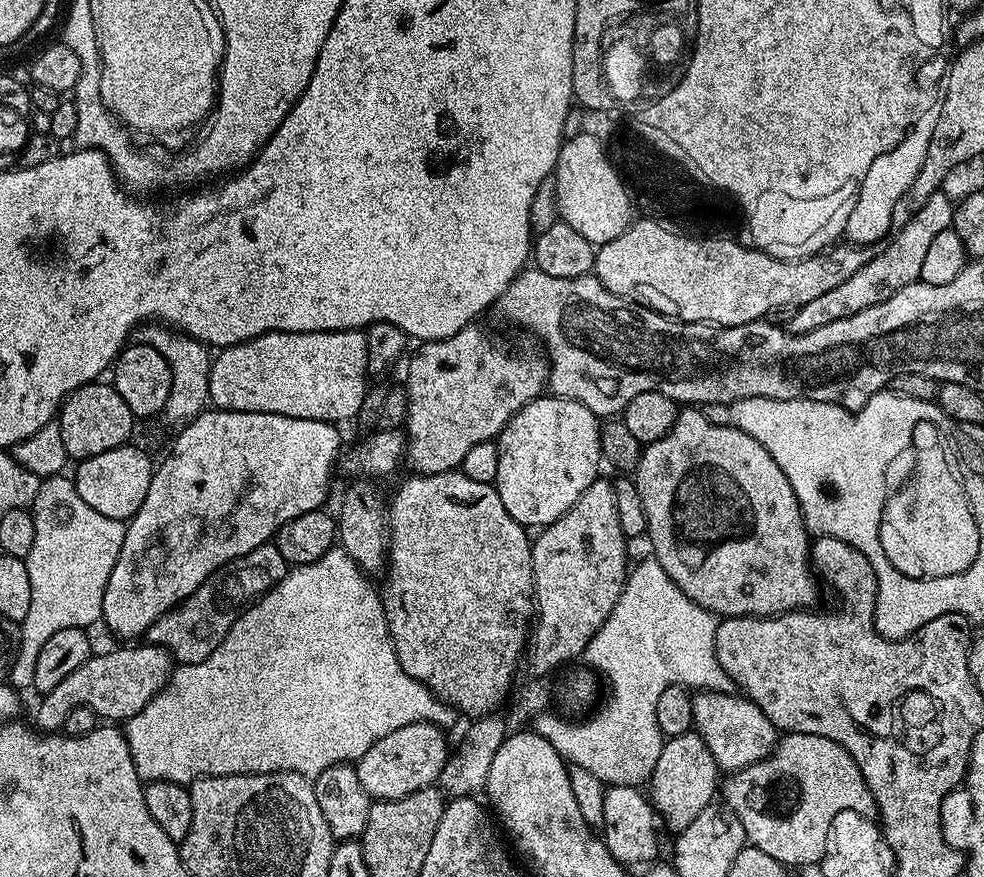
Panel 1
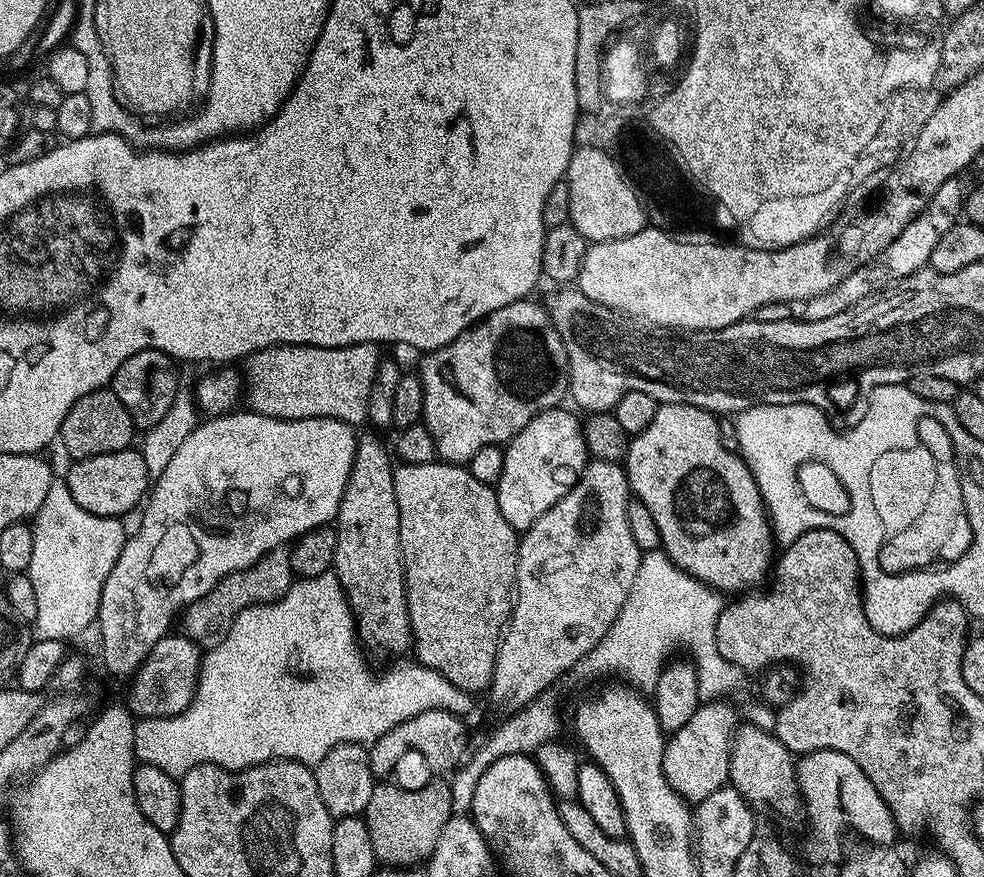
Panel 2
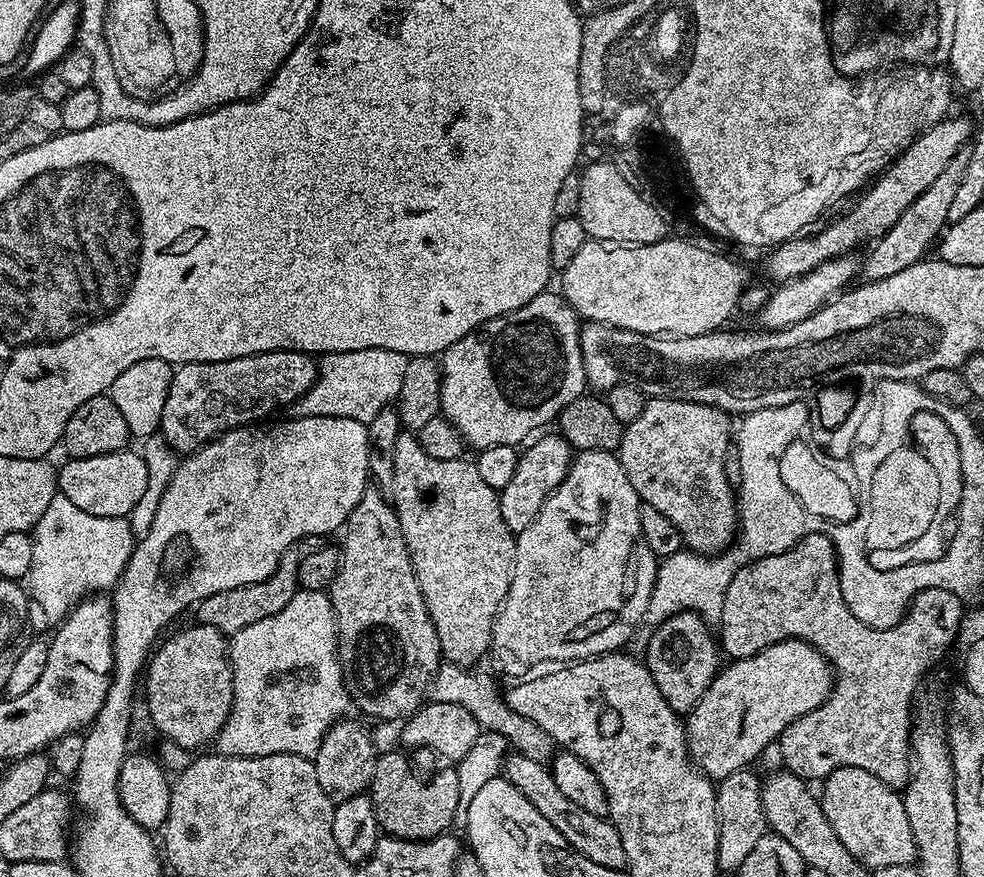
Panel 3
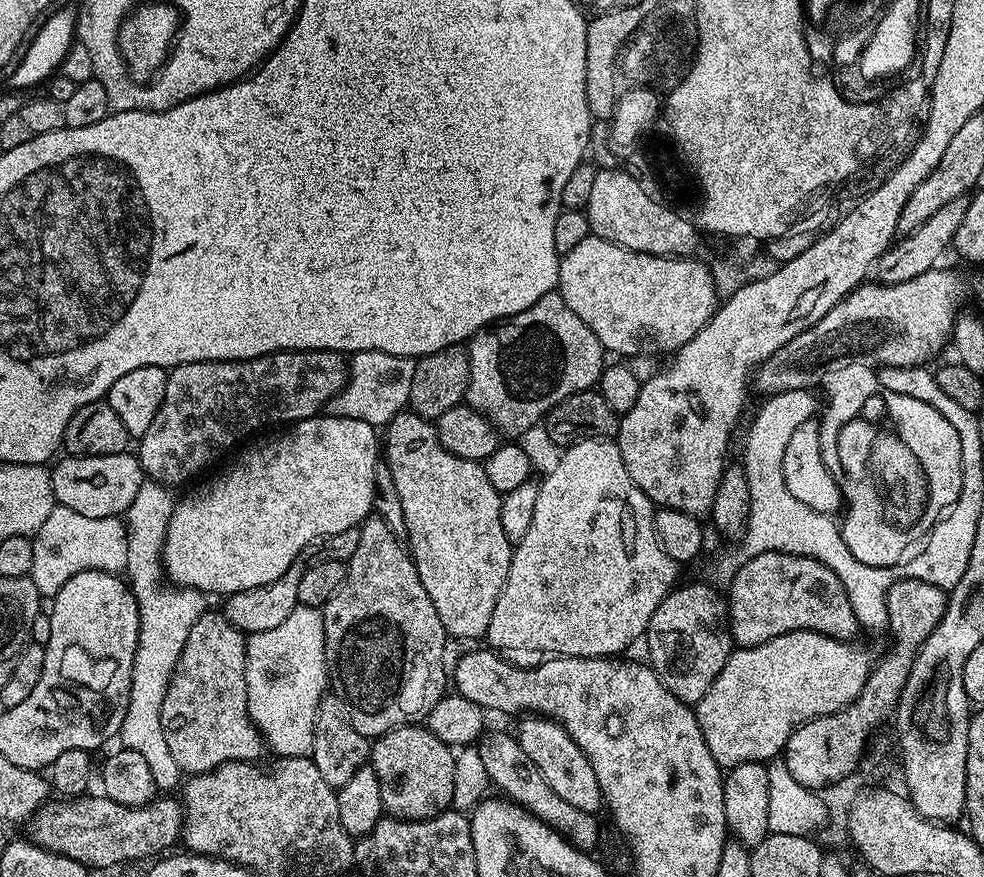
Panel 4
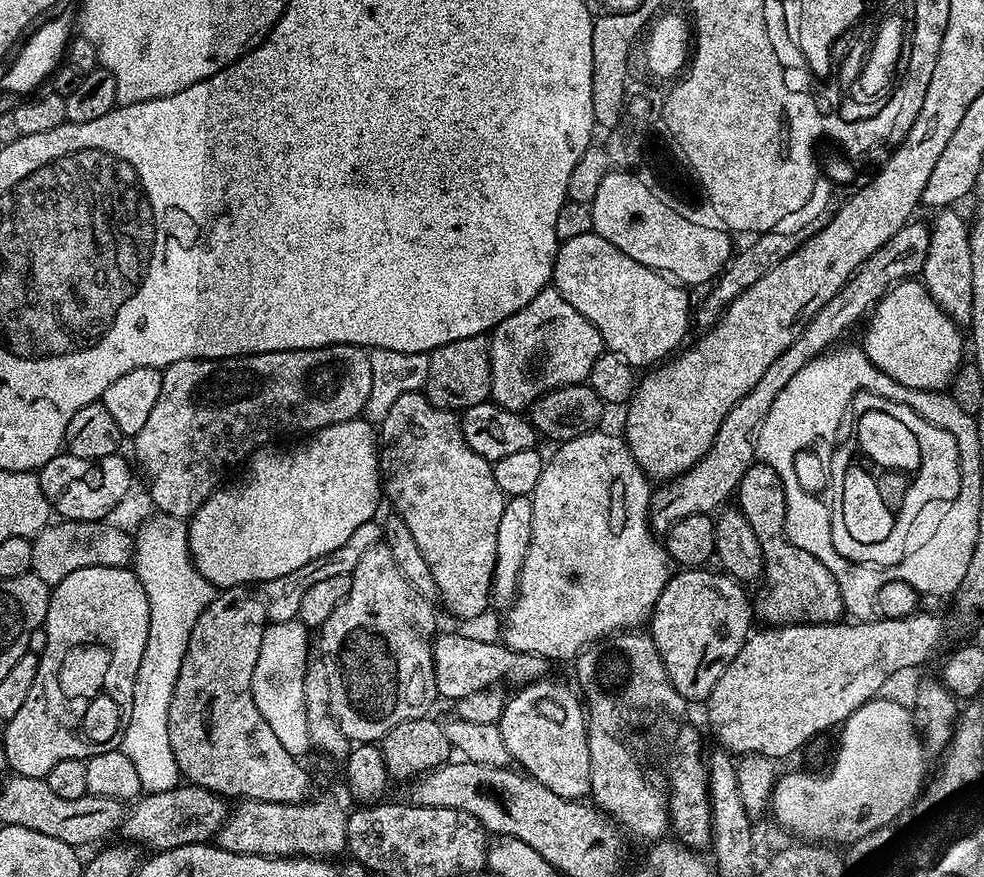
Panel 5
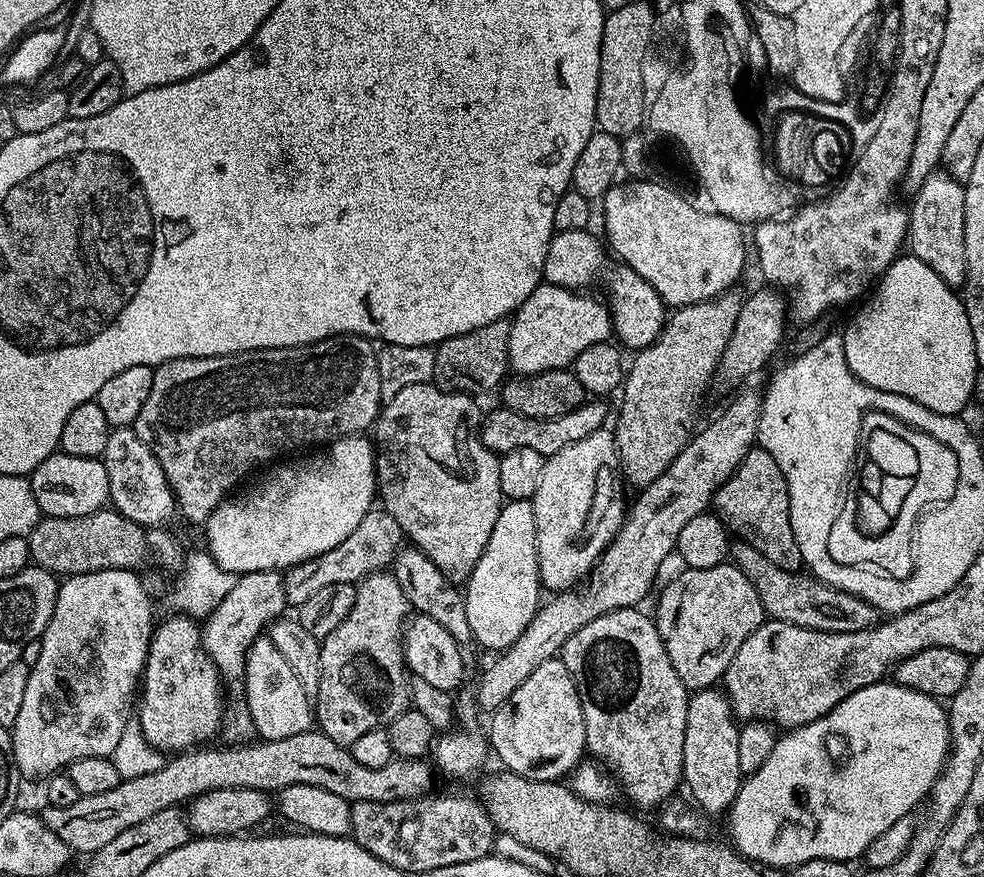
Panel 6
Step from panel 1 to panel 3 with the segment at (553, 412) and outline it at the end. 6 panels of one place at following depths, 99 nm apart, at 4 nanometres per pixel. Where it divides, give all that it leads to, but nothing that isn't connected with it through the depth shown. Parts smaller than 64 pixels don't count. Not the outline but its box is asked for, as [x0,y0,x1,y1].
[499,434,574,534]

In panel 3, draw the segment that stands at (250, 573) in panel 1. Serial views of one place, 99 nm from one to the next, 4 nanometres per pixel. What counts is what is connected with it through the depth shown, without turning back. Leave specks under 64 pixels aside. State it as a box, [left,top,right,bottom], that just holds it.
[195,547,301,634]

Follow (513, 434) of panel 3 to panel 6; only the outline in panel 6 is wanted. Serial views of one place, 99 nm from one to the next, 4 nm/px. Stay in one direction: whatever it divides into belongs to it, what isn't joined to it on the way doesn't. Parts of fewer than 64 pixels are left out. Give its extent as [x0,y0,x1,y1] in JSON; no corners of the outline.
[508,282,613,376]

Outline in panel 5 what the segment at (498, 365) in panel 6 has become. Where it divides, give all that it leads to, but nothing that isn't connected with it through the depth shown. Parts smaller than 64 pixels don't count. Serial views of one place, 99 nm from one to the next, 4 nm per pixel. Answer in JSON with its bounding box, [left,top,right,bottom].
[422,336,492,413]

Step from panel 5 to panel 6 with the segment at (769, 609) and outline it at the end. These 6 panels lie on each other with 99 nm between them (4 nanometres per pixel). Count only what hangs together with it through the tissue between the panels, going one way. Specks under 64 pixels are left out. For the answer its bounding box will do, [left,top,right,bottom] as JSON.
[711,446,804,572]

